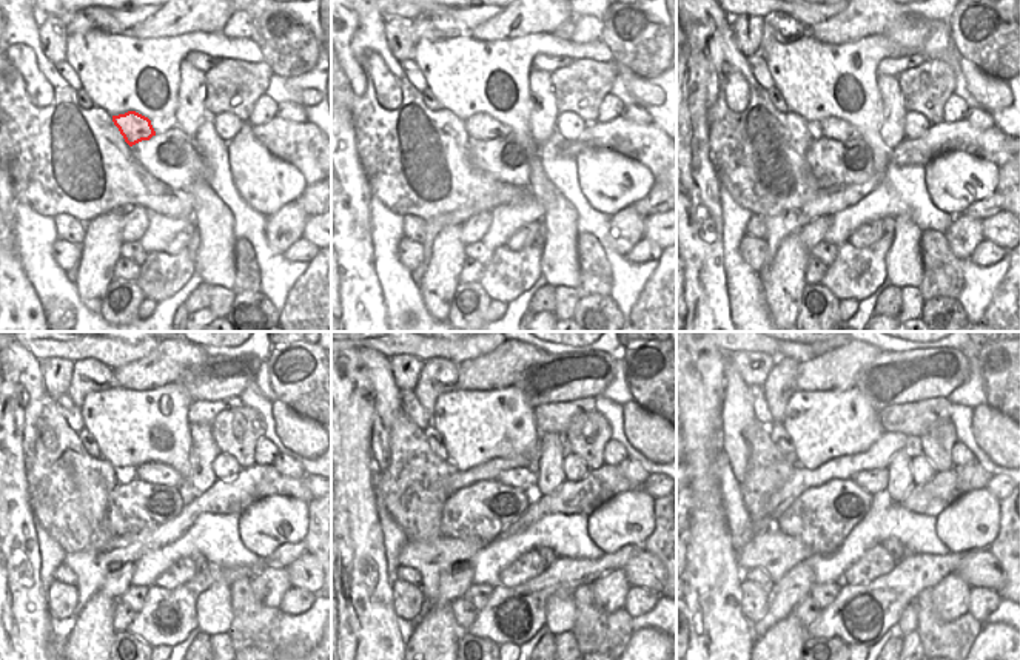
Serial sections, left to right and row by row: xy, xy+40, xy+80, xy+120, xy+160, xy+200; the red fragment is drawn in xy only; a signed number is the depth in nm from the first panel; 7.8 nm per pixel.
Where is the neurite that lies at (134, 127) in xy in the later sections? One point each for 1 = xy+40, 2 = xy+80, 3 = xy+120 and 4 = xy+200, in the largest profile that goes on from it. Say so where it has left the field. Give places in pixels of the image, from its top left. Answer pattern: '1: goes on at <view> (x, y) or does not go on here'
1: goes on at xy+40 (479, 127)
2: goes on at xy+80 (834, 128)
3: goes on at xy+120 (157, 474)
4: goes on at xy+200 (875, 480)

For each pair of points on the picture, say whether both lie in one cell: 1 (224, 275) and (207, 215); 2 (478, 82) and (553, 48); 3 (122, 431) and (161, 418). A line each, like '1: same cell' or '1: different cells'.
1: same cell
2: same cell
3: same cell

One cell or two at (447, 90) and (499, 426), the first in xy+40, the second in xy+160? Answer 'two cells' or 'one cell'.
one cell

